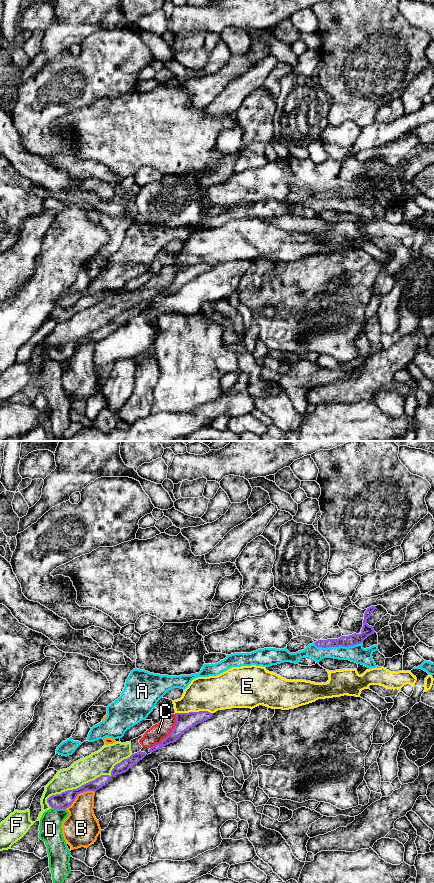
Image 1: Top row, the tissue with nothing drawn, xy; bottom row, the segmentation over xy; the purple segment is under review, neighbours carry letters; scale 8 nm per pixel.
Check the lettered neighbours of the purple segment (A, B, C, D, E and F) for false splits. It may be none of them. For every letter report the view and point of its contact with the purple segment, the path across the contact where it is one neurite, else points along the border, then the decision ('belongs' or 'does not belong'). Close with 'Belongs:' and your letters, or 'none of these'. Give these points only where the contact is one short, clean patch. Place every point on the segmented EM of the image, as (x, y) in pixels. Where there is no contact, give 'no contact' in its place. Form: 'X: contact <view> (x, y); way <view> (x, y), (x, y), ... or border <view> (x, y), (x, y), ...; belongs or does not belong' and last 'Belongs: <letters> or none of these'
A: contact xy (338, 646); does not belong
B: contact xy (78, 793); border xy (94, 791), (80, 792), (74, 801), (65, 808); does not belong
C: contact xy (170, 733); does not belong
D: contact xy (58, 808); does not belong
E: contact xy (193, 712); does not belong
F: contact xy (90, 781); does not belong
Belongs: none of these

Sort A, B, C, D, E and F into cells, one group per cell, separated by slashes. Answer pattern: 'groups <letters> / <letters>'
groups A / B / C F / D / E

